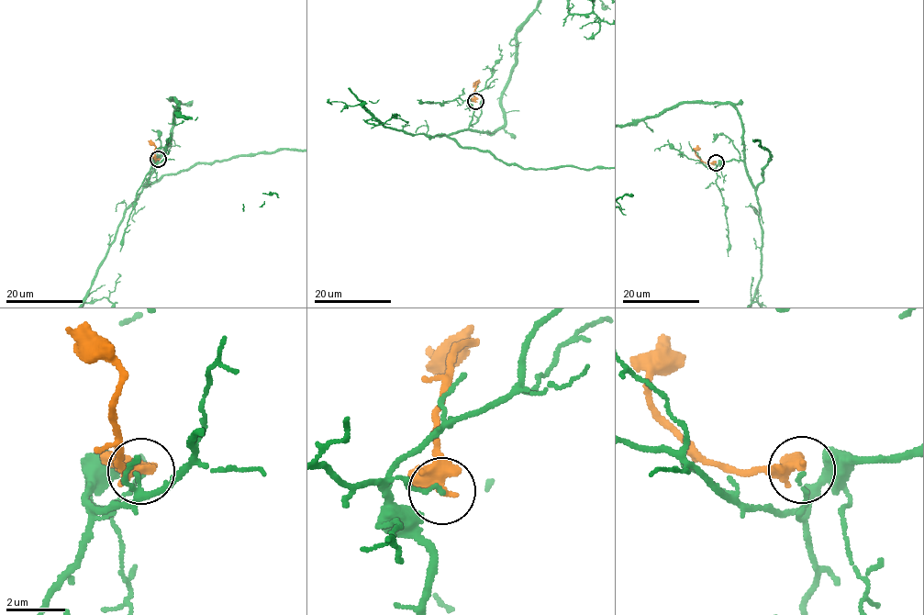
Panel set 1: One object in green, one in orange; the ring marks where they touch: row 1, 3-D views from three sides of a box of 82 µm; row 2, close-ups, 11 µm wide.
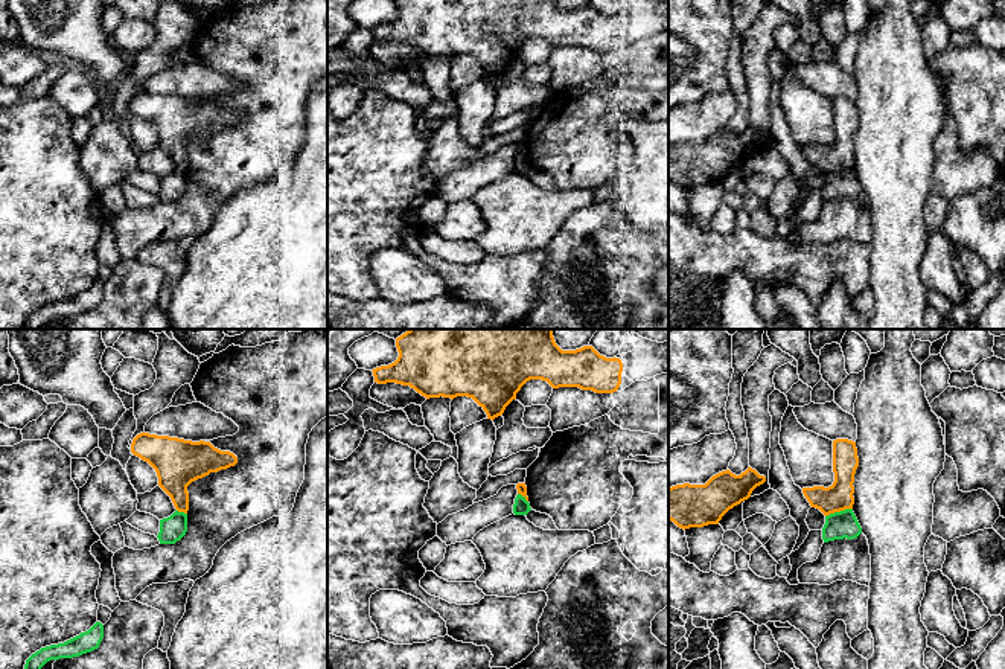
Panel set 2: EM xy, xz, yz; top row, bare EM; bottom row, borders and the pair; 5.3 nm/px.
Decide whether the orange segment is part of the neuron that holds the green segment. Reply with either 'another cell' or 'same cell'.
another cell

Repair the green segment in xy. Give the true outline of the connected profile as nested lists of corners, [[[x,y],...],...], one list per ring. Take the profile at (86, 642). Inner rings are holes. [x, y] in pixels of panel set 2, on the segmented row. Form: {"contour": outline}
{"contour": [[[96,622],[88,631],[58,645],[41,648],[32,654],[24,669],[41,669],[50,660],[73,658],[99,648],[104,639],[104,625]]]}

